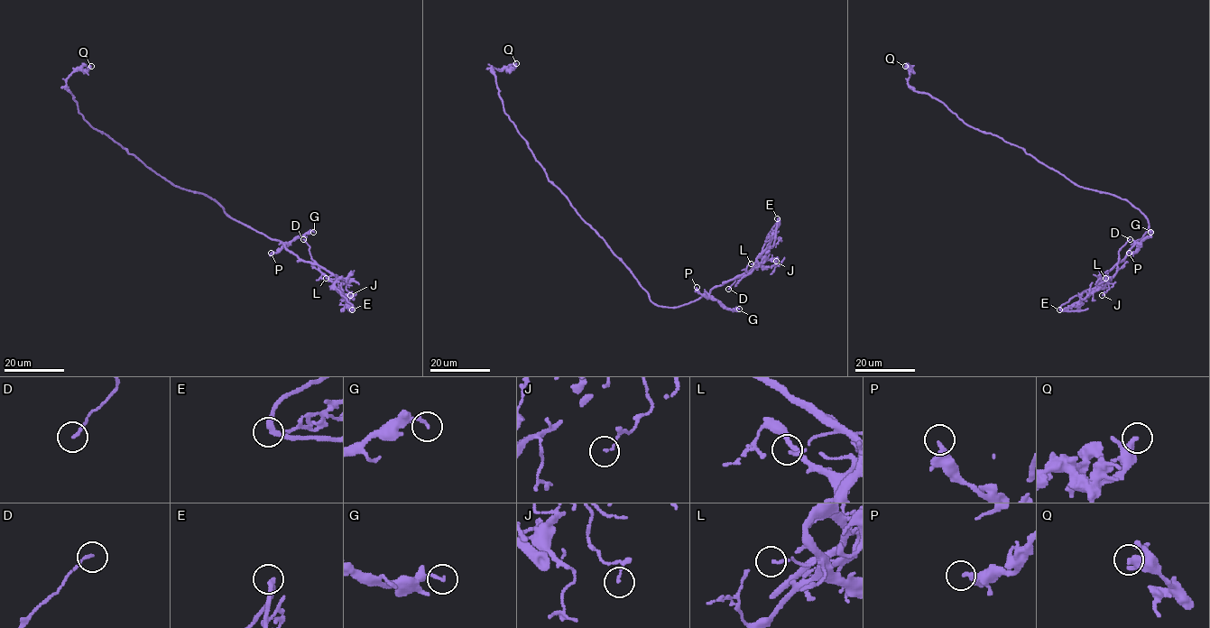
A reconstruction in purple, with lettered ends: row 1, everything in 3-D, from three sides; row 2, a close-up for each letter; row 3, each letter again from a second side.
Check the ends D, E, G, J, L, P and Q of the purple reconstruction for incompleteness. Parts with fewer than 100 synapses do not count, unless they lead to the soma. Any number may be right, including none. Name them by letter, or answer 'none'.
none

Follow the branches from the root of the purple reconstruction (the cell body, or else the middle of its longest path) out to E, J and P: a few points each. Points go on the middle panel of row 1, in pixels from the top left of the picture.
E: (611, 250), (654, 303), (677, 308), (700, 299), (759, 263), (773, 235), (777, 218)
J: (611, 250), (652, 302), (668, 308), (688, 303), (758, 266), (771, 267), (776, 261)
P: (611, 250), (658, 306), (677, 308), (709, 295), (705, 297), (697, 287)

